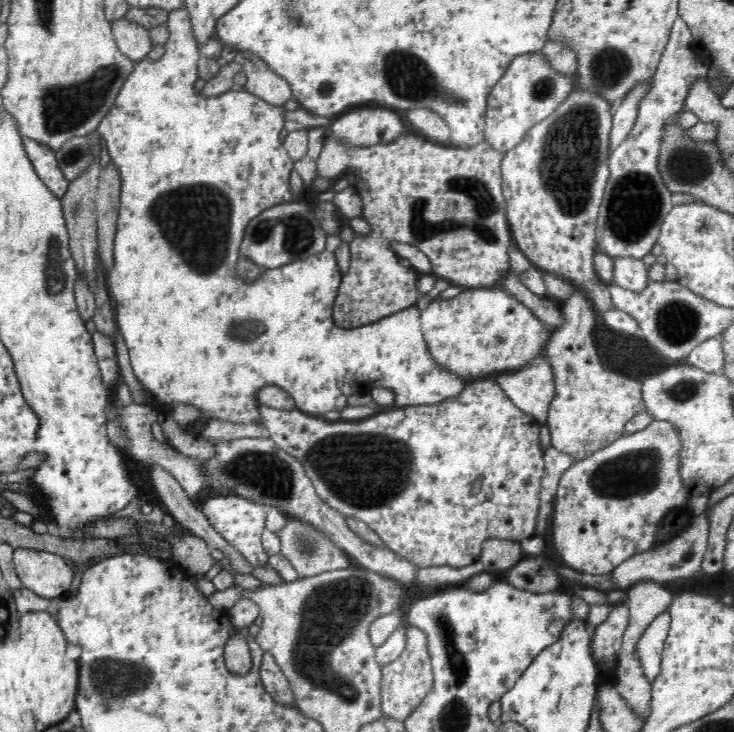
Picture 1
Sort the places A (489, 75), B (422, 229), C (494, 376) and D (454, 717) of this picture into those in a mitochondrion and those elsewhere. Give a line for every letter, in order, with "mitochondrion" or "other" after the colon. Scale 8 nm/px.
A: other
B: other
C: other
D: mitochondrion

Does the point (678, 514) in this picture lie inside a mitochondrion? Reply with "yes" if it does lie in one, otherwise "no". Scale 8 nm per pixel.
no

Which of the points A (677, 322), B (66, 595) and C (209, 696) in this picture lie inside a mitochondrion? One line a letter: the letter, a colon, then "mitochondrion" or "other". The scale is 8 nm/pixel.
A: mitochondrion
B: other
C: other

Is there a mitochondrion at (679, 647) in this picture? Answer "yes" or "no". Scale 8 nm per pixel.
no

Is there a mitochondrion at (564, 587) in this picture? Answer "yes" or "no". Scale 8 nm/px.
no

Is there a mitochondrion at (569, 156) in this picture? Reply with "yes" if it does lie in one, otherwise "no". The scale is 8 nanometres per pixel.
yes

